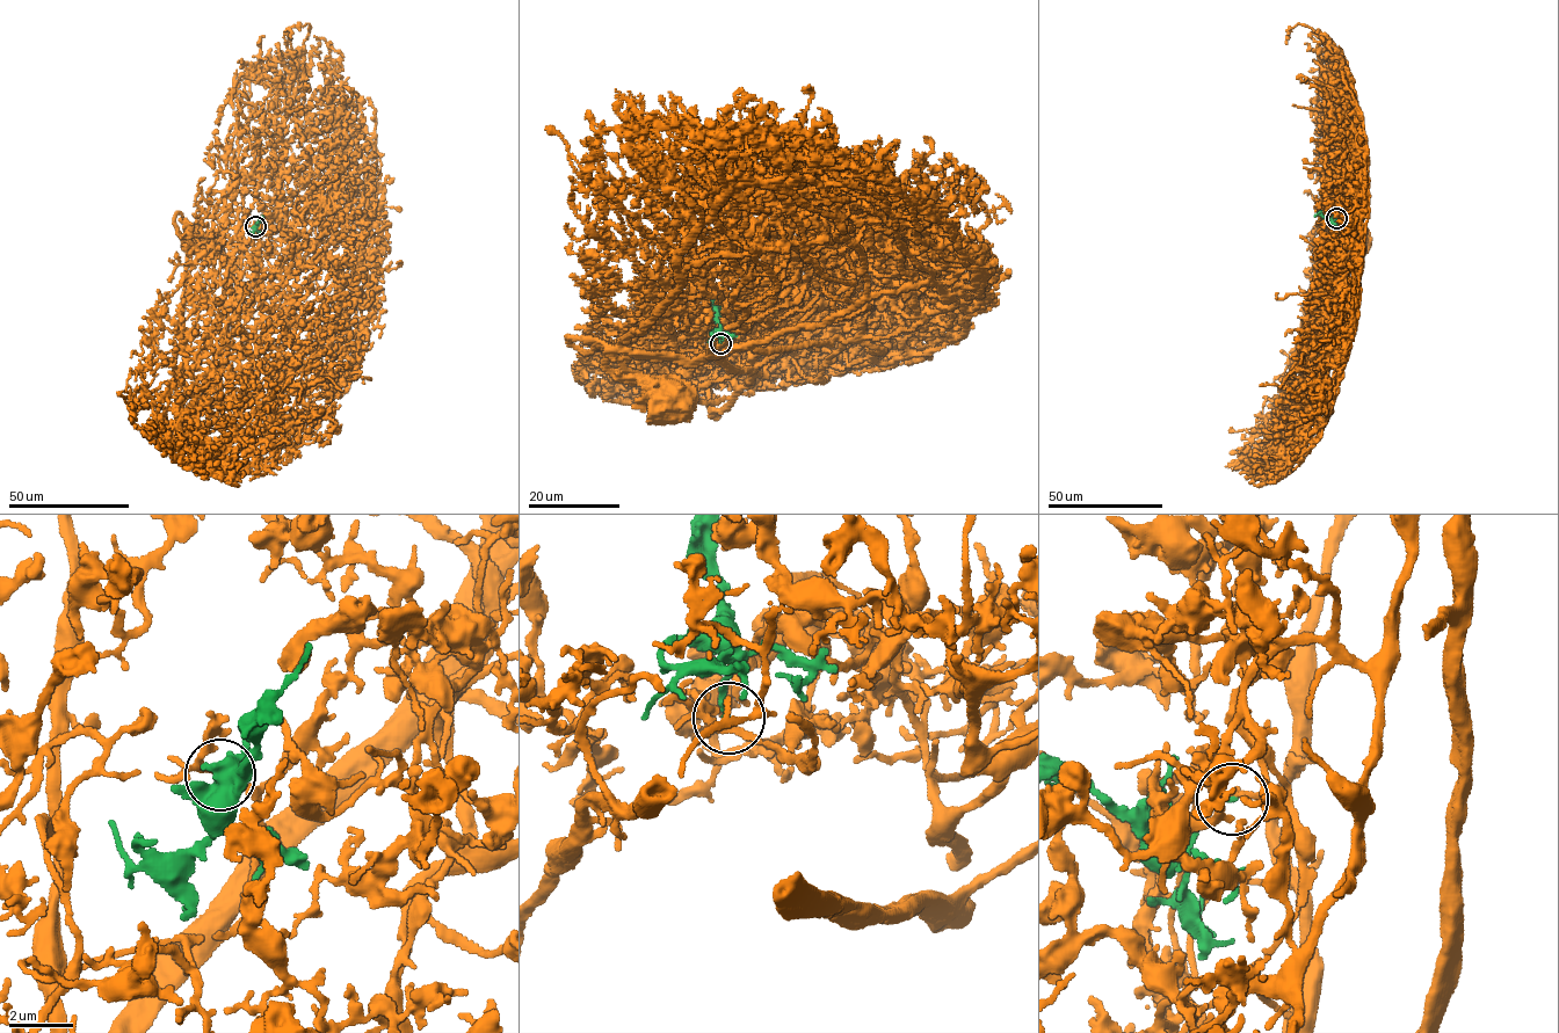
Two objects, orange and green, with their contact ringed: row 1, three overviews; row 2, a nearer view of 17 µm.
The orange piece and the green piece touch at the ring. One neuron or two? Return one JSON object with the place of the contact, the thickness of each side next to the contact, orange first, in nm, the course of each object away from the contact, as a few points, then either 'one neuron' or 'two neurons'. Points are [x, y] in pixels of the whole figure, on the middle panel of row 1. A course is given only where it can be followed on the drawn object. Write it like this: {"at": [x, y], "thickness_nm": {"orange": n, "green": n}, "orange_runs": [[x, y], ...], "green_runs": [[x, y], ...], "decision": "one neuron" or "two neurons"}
{"at": [720, 343], "thickness_nm": {"orange": 190, "green": 170}, "orange_runs": [[720, 343], [765, 341], [775, 329], [792, 337], [742, 371], [715, 358], [626, 357], [631, 371], [675, 398]], "green_runs": [[720, 343], [722, 329], [715, 300]], "decision": "one neuron"}

